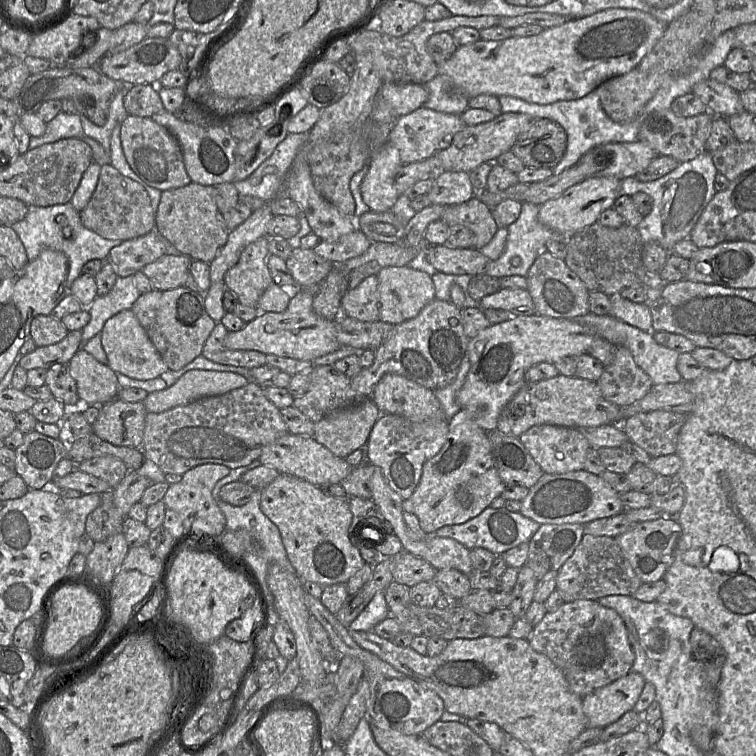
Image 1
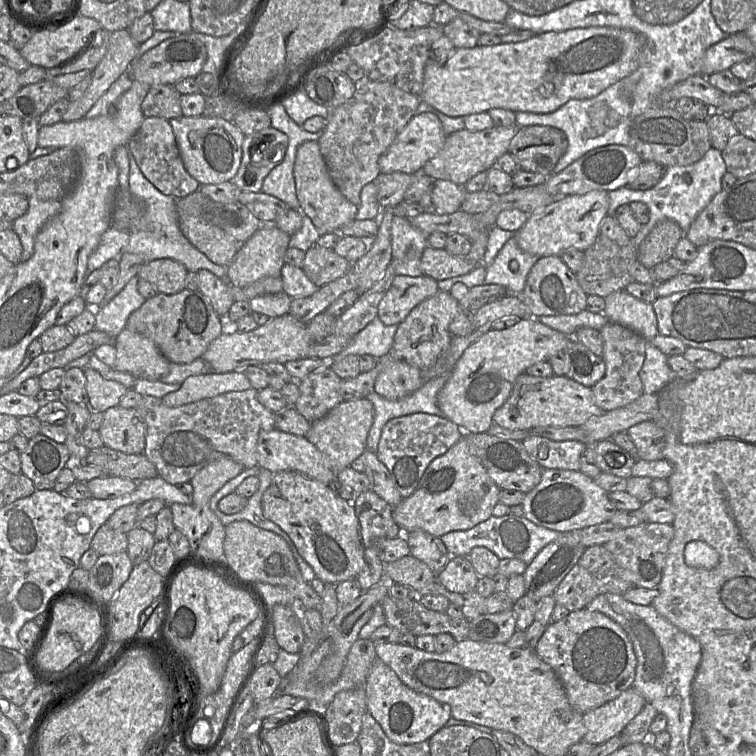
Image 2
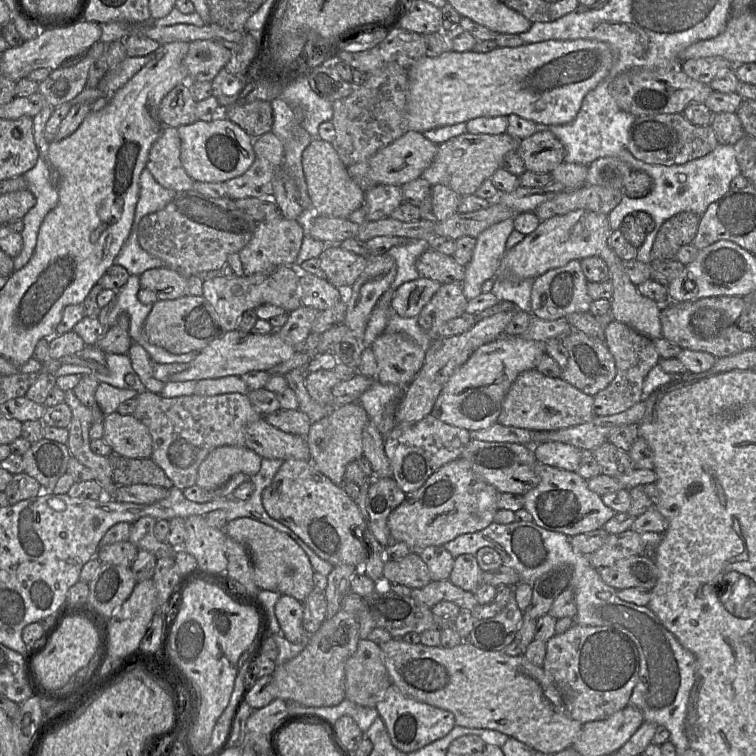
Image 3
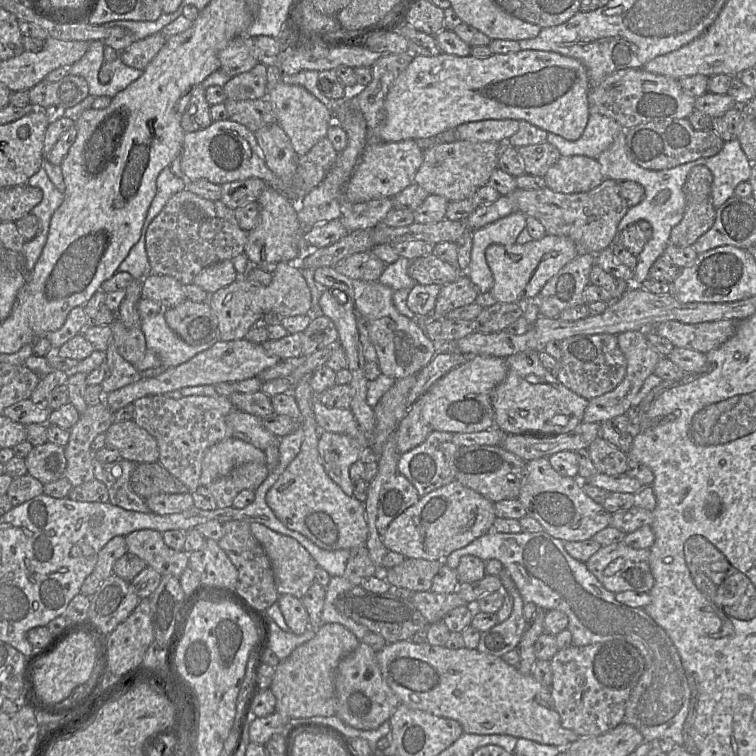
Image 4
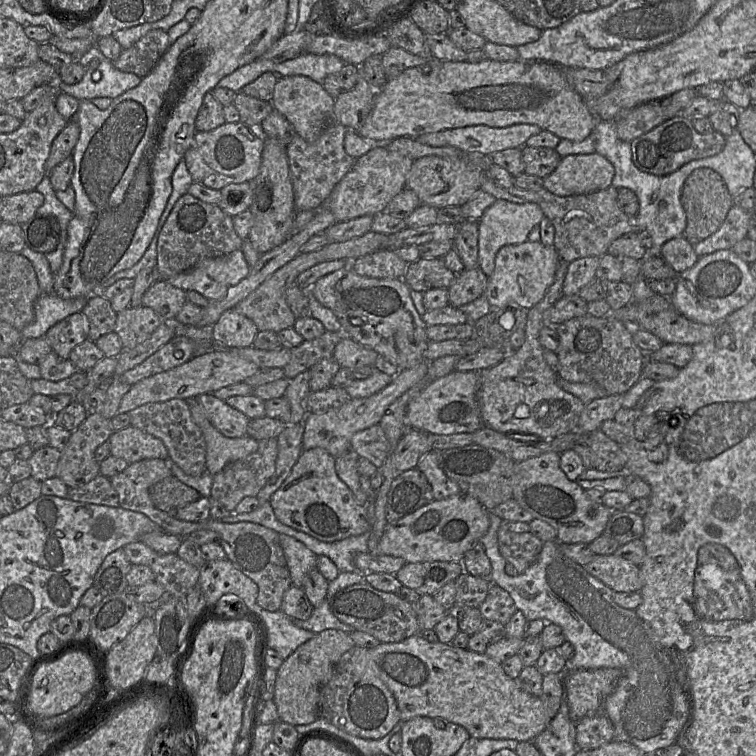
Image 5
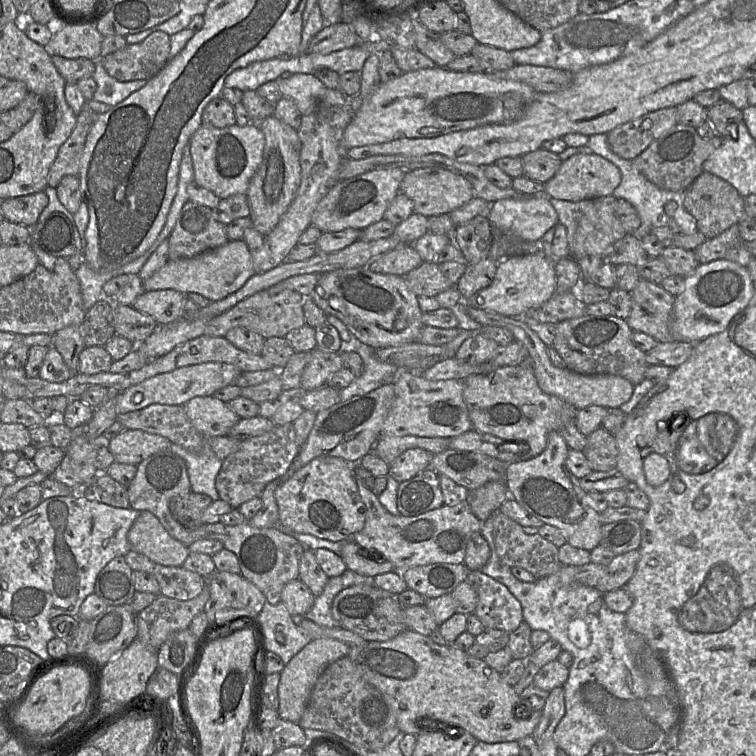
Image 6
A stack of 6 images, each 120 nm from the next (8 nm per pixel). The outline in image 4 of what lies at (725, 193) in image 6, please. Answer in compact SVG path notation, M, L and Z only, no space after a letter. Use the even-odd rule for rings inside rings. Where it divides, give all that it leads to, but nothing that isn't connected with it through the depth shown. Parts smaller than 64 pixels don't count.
M703 165L693 167L684 184L686 208L681 221L673 227L669 244L692 246L714 224L716 208L711 201L713 175Z

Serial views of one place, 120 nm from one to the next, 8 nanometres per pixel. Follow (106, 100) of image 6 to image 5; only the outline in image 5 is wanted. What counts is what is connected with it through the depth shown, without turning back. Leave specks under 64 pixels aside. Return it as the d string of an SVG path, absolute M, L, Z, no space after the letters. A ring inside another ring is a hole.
M97 46L75 58L83 66L84 76L79 83L72 85L60 81L60 91L78 100L115 99L138 86L142 80L133 73L115 68L113 62L105 57Z

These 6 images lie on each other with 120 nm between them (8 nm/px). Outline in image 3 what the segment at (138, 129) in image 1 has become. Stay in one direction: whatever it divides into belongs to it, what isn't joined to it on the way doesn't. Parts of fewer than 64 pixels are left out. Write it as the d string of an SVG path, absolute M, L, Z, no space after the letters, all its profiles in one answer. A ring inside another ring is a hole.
M164 126L150 149L146 169L166 189L175 192L194 189L195 181L181 163L181 141L177 128Z

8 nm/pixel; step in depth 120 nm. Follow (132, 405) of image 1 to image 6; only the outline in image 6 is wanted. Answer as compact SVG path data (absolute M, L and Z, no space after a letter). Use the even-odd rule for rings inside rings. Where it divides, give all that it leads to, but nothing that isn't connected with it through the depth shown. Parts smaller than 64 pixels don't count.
M126 429L107 443L116 462L138 465L149 456L170 450L172 442L161 435Z

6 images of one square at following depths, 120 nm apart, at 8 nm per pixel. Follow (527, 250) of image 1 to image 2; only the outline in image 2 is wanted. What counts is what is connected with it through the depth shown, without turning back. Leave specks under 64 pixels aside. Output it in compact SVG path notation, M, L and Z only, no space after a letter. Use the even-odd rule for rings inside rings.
M515 234L505 243L495 260L486 266L485 284L498 284L521 295L527 277L539 257L523 251Z

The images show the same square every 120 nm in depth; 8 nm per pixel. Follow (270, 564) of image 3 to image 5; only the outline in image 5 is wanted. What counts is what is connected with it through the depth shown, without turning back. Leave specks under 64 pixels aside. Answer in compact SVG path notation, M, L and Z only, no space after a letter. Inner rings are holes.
M279 533L279 542L283 549L292 585L303 588L305 576L316 569L316 555L291 536Z

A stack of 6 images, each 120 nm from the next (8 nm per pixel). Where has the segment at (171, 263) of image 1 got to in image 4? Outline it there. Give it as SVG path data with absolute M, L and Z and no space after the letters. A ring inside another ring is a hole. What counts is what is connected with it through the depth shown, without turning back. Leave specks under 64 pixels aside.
M150 274L143 280L142 298L161 304L163 309L175 307L187 299L185 286L168 275Z

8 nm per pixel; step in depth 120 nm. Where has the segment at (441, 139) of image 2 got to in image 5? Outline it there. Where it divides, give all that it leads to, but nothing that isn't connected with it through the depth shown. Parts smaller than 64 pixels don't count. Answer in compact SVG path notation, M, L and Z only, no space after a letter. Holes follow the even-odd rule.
M375 147L355 159L351 170L335 185L323 202L336 222L348 221L365 215L378 215L406 186L408 173L414 163L410 157L386 147Z

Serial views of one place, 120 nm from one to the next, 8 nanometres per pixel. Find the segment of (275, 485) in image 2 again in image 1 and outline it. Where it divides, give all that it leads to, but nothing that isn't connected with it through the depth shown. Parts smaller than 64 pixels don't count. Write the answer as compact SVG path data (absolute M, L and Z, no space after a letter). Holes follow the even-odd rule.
M280 474L262 489L260 509L278 527L287 557L302 581L321 586L347 583L364 566L350 539L352 513L348 498L327 495L319 486Z

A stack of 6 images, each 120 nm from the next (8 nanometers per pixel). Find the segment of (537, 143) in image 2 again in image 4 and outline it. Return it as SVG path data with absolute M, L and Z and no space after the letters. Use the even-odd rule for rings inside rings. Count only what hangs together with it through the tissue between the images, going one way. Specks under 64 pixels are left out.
M548 141L522 146L518 148L518 155L523 163L525 173L533 176L544 176L547 170L561 157L558 149Z

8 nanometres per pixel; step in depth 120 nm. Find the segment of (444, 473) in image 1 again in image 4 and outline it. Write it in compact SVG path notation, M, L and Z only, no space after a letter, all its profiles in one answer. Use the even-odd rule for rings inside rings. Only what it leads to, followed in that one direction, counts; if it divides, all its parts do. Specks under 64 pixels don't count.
M453 480L420 497L416 504L394 518L383 534L382 542L388 551L400 553L405 558L443 561L453 551L493 530L496 519L494 504Z

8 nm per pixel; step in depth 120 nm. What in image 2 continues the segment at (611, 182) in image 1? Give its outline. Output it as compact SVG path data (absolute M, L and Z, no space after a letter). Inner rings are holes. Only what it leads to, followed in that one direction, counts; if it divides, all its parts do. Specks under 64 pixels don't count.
M593 190L583 195L567 195L530 214L525 225L515 234L519 247L539 258L560 256L569 248L588 249L600 235L600 226L608 215L608 192Z

